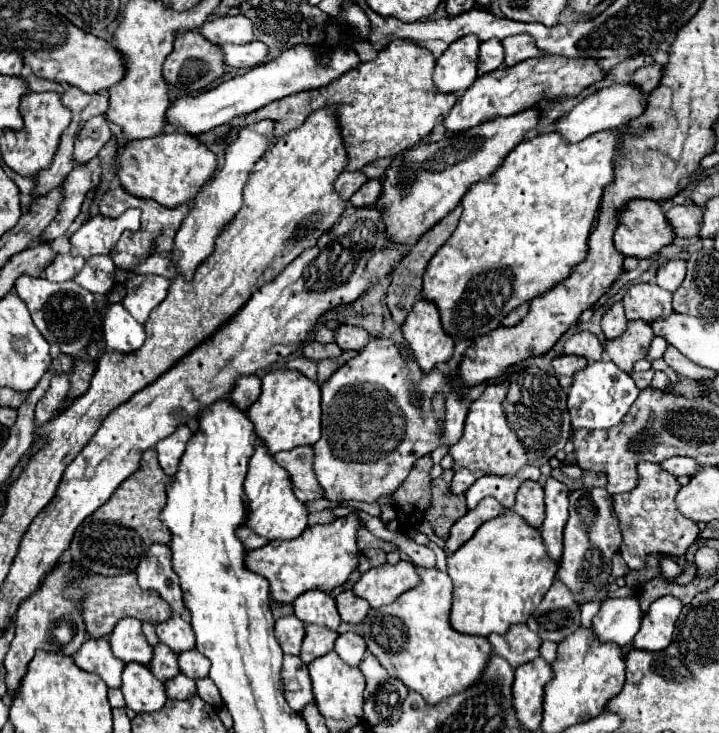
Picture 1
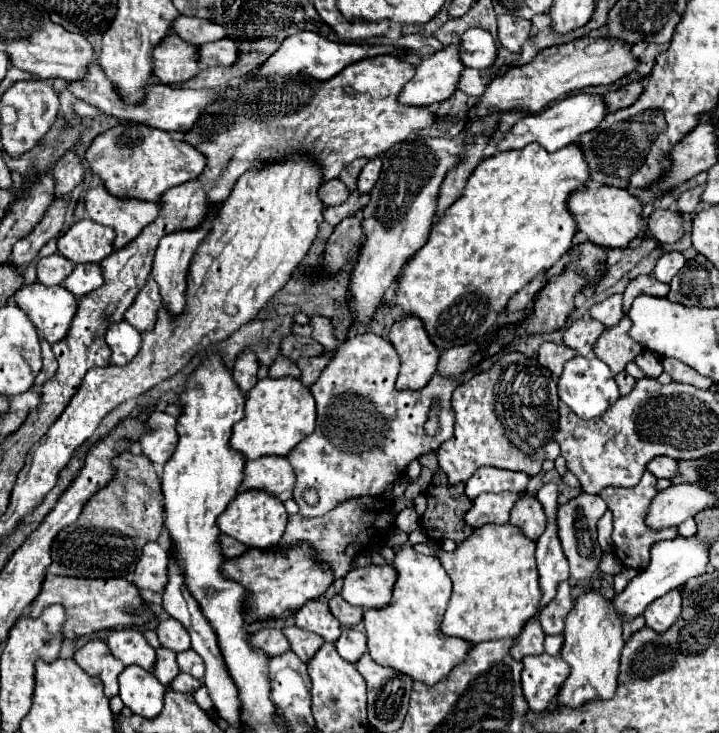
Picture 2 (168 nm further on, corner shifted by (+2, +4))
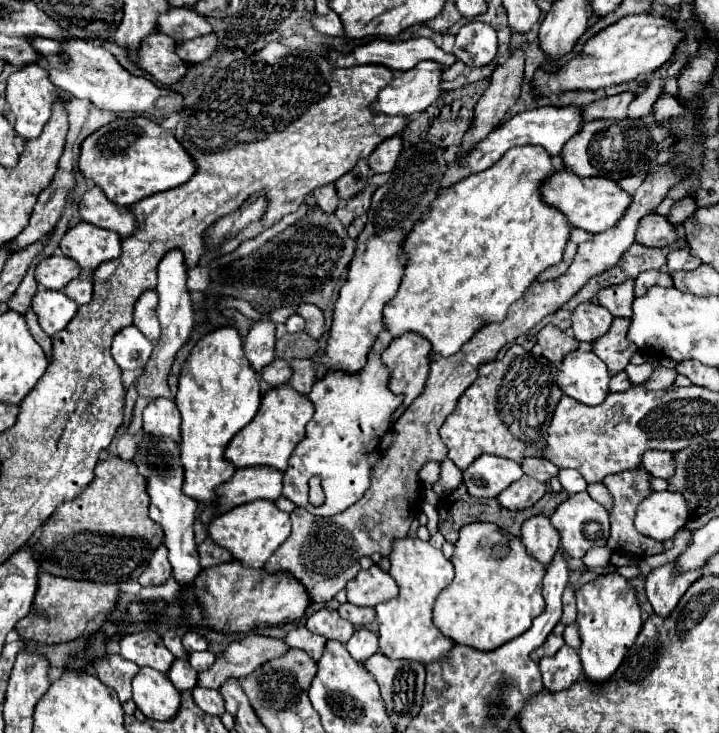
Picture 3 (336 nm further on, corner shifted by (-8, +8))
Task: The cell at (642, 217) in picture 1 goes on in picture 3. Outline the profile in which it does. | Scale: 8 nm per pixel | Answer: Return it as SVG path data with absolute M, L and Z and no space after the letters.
M570 170L550 176L542 186L542 198L548 204L560 208L572 226L582 228L590 234L600 234L608 228L616 226L616 222L620 222L620 218L624 218L624 210L628 210L628 206L632 202L632 196L628 192L624 192L610 178L580 178L580 176L572 174Z

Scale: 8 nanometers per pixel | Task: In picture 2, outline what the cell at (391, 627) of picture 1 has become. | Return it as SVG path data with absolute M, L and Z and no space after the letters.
M404 544L396 552L392 566L398 572L392 602L386 608L364 612L368 652L378 664L390 666L408 674L412 680L432 686L462 662L470 646L468 642L462 642L462 638L450 638L438 630L438 620L450 600L452 582L438 558L414 552L410 544Z

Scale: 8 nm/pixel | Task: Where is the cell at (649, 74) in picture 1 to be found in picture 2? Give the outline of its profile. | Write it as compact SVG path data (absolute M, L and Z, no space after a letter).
M638 80L638 82L630 82L628 86L624 86L624 88L616 90L616 92L604 94L606 110L608 112L616 112L616 110L628 108L630 104L634 104L638 100L638 96L642 94L642 90L644 90L644 82Z

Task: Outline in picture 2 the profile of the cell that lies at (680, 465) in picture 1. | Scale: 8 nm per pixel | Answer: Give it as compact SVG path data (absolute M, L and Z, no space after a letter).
M658 456L646 464L646 470L656 478L672 478L678 472L678 462L666 456Z

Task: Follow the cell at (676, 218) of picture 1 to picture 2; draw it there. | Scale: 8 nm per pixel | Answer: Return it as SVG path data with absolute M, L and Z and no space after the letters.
M654 210L648 218L648 226L644 234L660 244L674 244L684 234L682 216L670 210Z

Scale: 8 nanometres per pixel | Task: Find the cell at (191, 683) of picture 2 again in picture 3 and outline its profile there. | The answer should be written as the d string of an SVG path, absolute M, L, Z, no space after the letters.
M250 634L242 640L234 640L214 662L212 668L198 674L198 686L220 688L230 676L244 678L264 662L280 658L288 650L288 644L278 638Z

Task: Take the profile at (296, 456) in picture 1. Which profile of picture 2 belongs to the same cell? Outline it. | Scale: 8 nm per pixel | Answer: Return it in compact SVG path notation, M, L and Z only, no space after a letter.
M262 456L256 460L246 460L244 478L240 484L240 492L244 490L262 490L272 494L280 502L292 498L294 488L294 470L286 462L286 458Z

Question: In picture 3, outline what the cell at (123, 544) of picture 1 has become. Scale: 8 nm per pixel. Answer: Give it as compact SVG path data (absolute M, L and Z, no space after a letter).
M112 456L110 460L98 462L94 470L94 480L90 486L84 488L84 492L74 498L72 502L64 502L56 508L54 516L30 538L34 542L34 550L38 558L42 558L42 572L62 576L62 578L74 578L74 580L94 580L94 582L126 582L130 578L138 578L144 568L148 566L148 558L152 558L154 550L162 544L164 532L156 522L148 518L148 482L140 478L136 472L136 464L132 460L122 460L118 456Z

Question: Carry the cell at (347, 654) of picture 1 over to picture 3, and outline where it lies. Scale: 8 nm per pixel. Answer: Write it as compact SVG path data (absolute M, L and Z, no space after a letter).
M358 628L354 630L352 638L346 644L350 656L358 662L368 660L372 654L378 652L378 634L368 630L368 628Z

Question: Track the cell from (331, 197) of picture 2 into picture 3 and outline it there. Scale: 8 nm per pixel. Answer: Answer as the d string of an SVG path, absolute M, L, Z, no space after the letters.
M334 184L316 188L316 190L314 190L314 196L316 196L316 200L318 200L318 206L320 206L324 212L328 212L328 214L332 214L332 212L338 208L338 204L340 204L340 198L338 198L338 192L336 192L336 186L334 186Z

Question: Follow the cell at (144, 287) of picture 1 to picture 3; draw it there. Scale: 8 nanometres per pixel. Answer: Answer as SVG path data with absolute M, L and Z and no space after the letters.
M154 288L146 290L134 306L134 326L138 326L148 340L156 340L160 336L160 322L156 318L156 306L158 306L158 294Z

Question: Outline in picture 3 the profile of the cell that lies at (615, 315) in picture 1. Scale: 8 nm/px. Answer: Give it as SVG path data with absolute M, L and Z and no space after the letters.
M632 280L624 282L620 286L604 288L598 294L598 304L604 306L606 310L610 310L612 316L630 318L632 316L632 300L634 300L634 282Z

